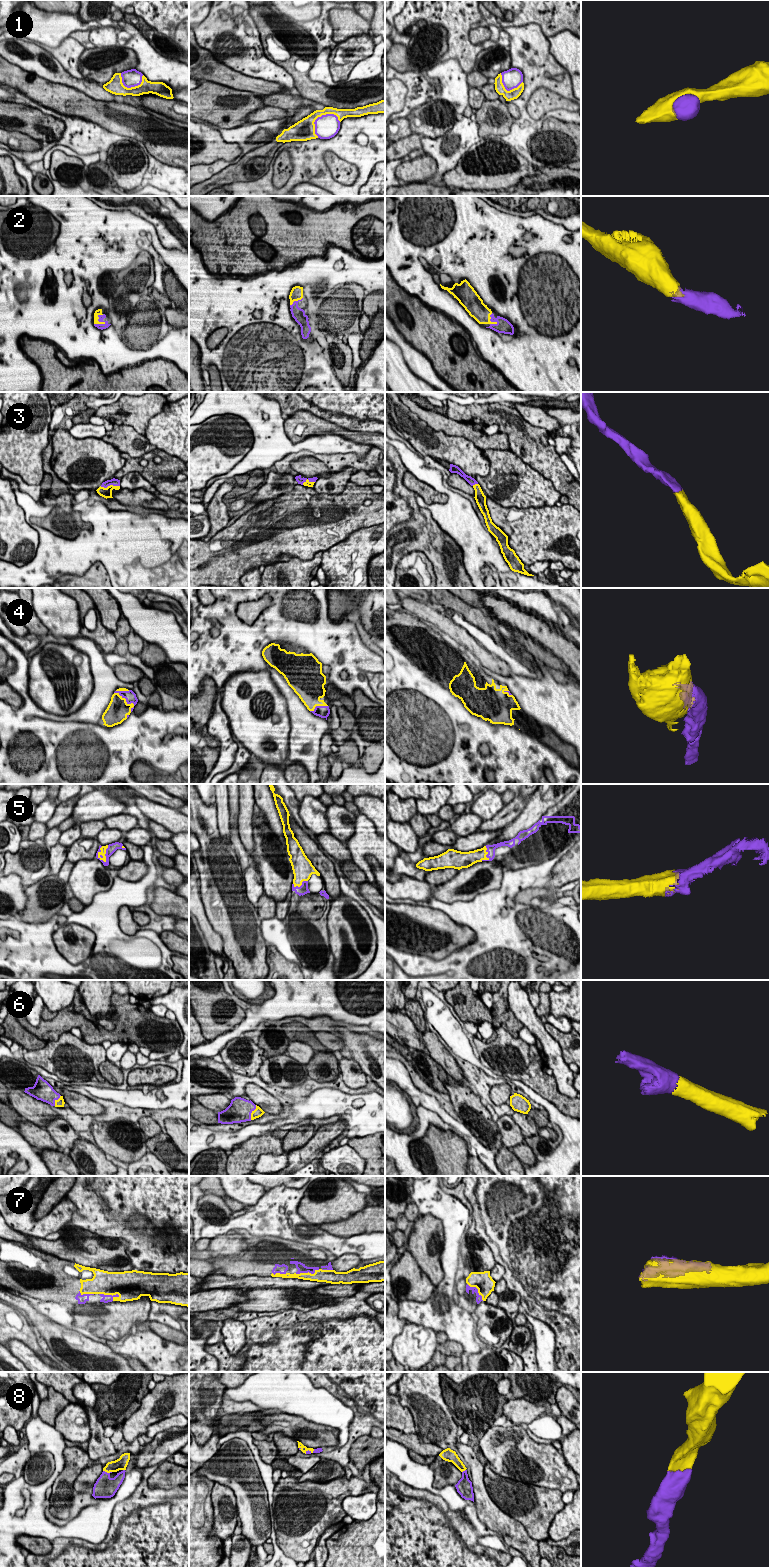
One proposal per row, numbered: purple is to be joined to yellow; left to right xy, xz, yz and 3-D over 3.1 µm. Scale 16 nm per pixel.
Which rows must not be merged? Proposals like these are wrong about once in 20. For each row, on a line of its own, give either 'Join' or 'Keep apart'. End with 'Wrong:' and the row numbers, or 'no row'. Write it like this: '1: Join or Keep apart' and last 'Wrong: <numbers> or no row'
1: Join
2: Join
3: Join
4: Join
5: Join
6: Join
7: Join
8: Join
Wrong: no row

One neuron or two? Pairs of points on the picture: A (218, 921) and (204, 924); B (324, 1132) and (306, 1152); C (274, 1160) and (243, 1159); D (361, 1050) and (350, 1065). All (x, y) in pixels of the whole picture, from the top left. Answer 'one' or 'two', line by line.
A: two
B: one
C: two
D: two

